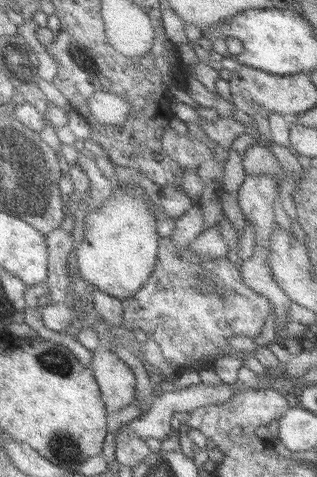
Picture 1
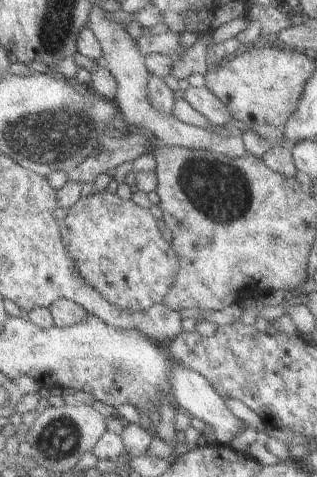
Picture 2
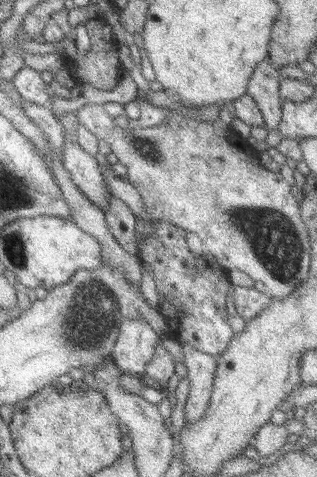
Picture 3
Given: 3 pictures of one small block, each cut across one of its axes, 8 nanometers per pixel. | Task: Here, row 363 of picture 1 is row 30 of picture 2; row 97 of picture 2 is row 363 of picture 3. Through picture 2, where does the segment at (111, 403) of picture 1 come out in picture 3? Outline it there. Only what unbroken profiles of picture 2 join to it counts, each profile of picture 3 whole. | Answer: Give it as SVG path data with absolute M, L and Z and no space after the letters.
M125 320L117 346L113 350L115 366L129 376L147 374L147 366L155 356L161 334L145 320Z

